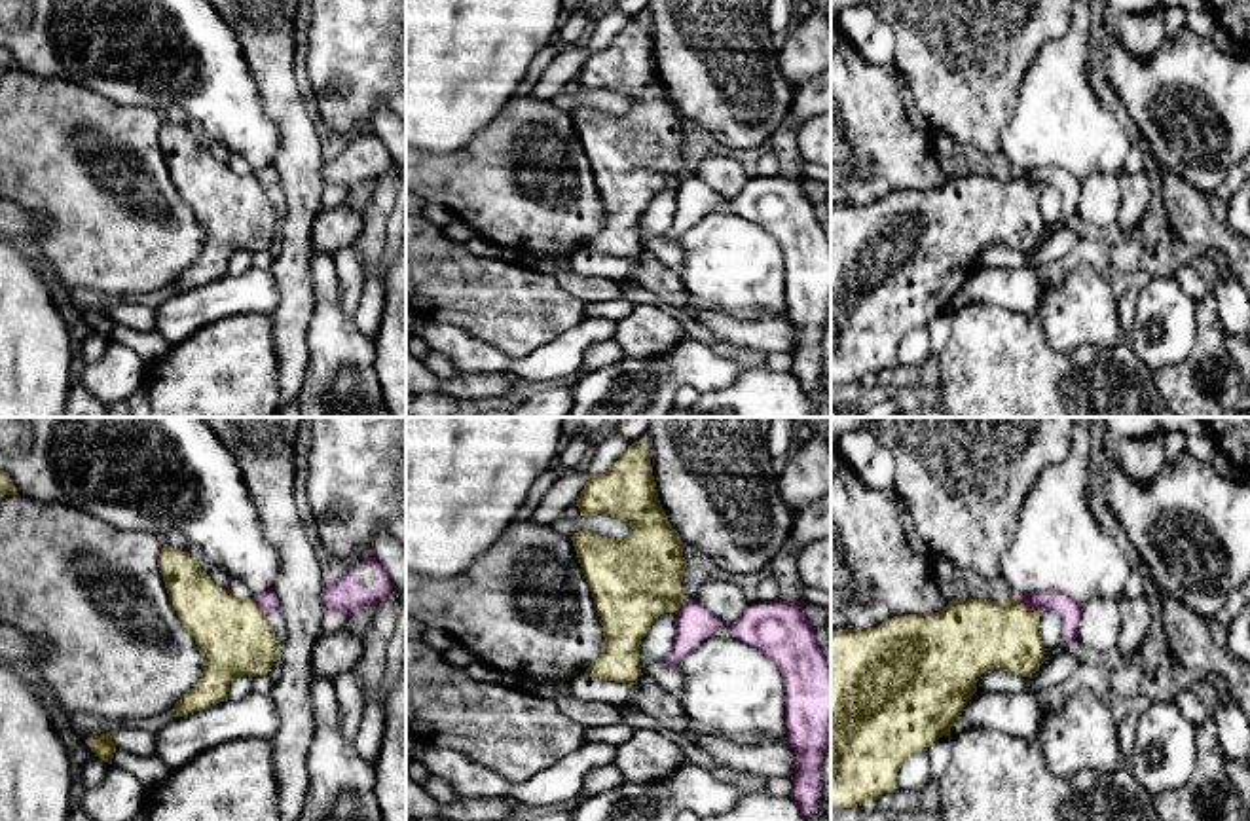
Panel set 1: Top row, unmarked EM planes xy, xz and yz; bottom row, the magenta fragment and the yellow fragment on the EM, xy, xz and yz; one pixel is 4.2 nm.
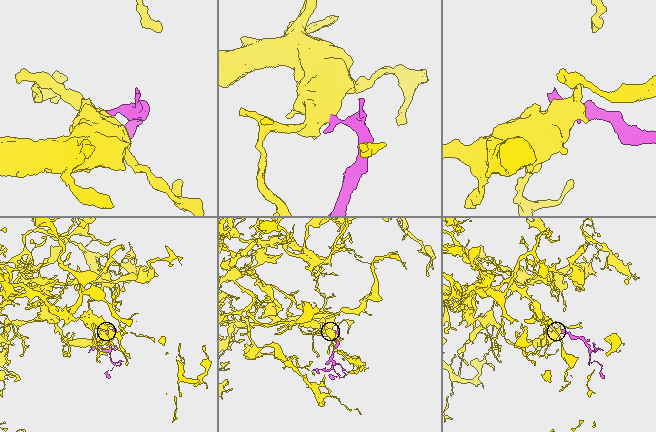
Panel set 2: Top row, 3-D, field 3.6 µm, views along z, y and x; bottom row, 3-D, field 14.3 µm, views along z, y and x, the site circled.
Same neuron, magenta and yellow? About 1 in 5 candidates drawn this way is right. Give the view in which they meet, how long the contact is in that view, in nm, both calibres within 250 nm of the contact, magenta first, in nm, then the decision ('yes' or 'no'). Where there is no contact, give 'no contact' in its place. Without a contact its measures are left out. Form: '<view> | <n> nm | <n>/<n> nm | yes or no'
yz | 140 nm | 90/300 nm | no

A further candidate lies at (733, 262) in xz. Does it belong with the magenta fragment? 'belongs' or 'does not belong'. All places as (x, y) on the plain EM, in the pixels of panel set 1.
does not belong

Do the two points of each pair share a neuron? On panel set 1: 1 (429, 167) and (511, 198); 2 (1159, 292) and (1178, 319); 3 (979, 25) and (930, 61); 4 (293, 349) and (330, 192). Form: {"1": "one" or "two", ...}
{"1": "one", "2": "one", "3": "one", "4": "two"}

